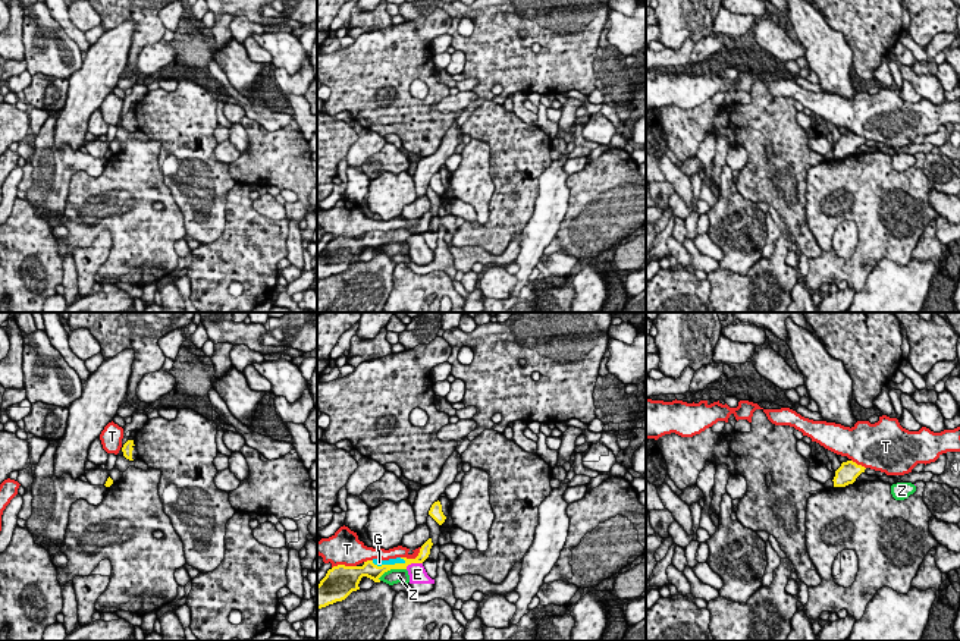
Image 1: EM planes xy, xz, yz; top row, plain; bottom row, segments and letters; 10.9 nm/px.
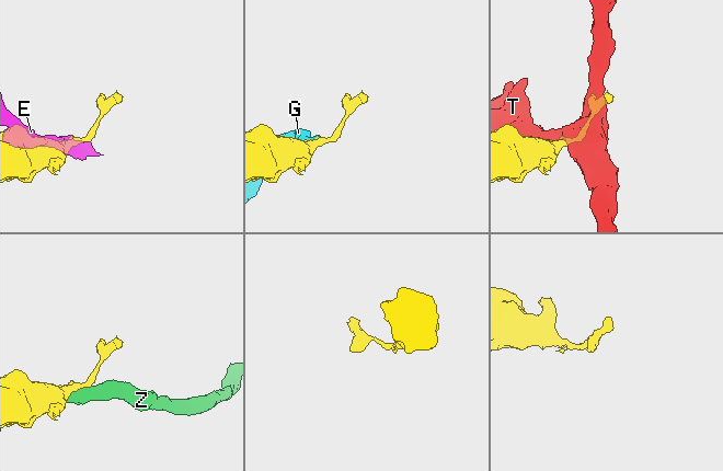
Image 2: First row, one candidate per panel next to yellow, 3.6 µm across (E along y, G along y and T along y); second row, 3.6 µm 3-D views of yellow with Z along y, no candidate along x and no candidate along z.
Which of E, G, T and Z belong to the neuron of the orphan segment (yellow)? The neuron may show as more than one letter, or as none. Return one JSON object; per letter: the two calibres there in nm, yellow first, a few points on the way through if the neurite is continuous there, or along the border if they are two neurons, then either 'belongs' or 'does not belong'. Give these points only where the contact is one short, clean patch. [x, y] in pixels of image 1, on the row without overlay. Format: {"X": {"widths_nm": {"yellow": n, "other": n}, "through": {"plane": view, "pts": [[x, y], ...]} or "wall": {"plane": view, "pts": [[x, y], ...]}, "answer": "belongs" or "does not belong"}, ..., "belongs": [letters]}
{"E": {"widths_nm": {"yellow": 120, "other": 190}, "answer": "does not belong"}, "G": {"widths_nm": {"yellow": 170, "other": 90}, "through": {"plane": "xz", "pts": [[369, 241], [389, 236], [379, 233]]}, "answer": "belongs"}, "T": {"widths_nm": {"yellow": 120, "other": 130}, "answer": "does not belong"}, "Z": {"widths_nm": {"yellow": 170, "other": 160}, "answer": "does not belong"}, "belongs": ["G"]}

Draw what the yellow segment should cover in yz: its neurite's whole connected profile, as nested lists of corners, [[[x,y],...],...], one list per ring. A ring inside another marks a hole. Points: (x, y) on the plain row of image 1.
[[[853,132],[843,133],[841,138],[835,142],[834,158],[846,158],[853,155],[856,150],[865,144],[865,138],[857,136]]]

